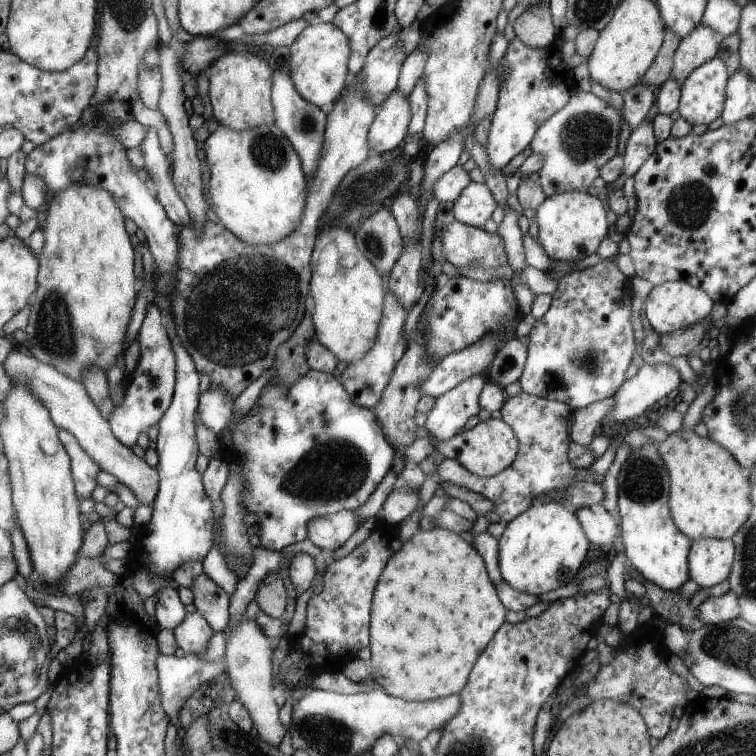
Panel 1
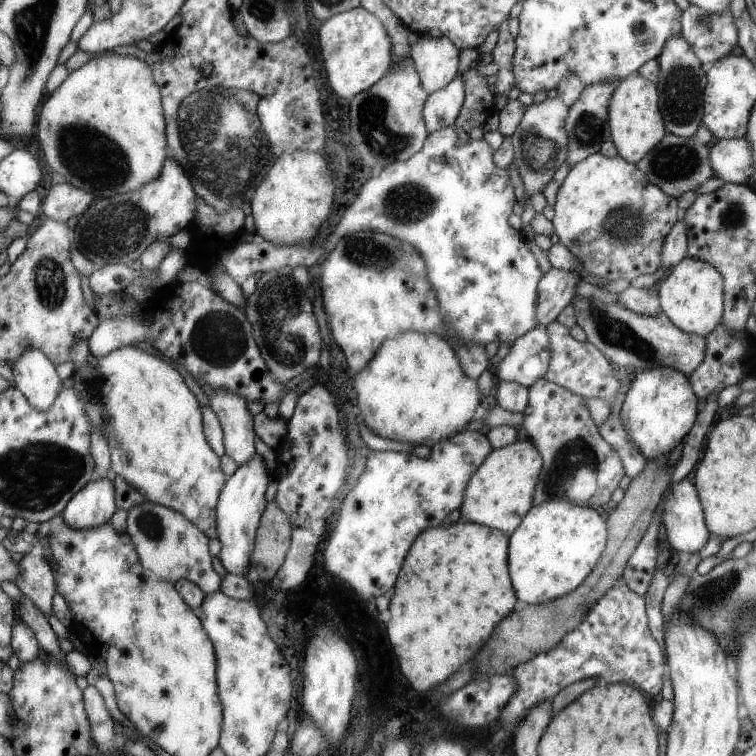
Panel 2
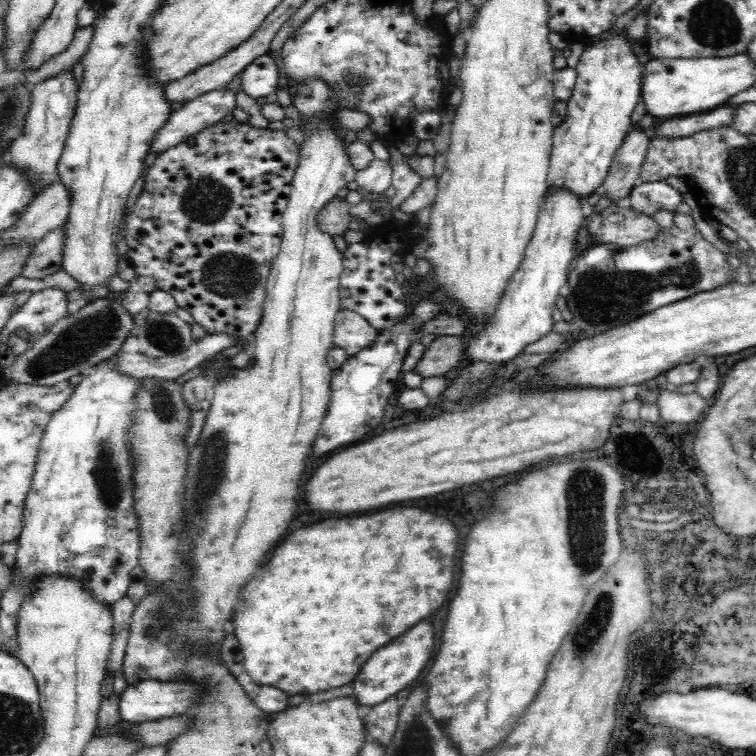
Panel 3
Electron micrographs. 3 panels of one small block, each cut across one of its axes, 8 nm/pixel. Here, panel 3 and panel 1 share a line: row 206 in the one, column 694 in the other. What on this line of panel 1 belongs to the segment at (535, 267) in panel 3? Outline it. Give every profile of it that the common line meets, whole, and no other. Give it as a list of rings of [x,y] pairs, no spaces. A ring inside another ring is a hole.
[[[699,538],[689,554],[689,578],[701,589],[711,589],[727,579],[736,548],[730,539]]]

